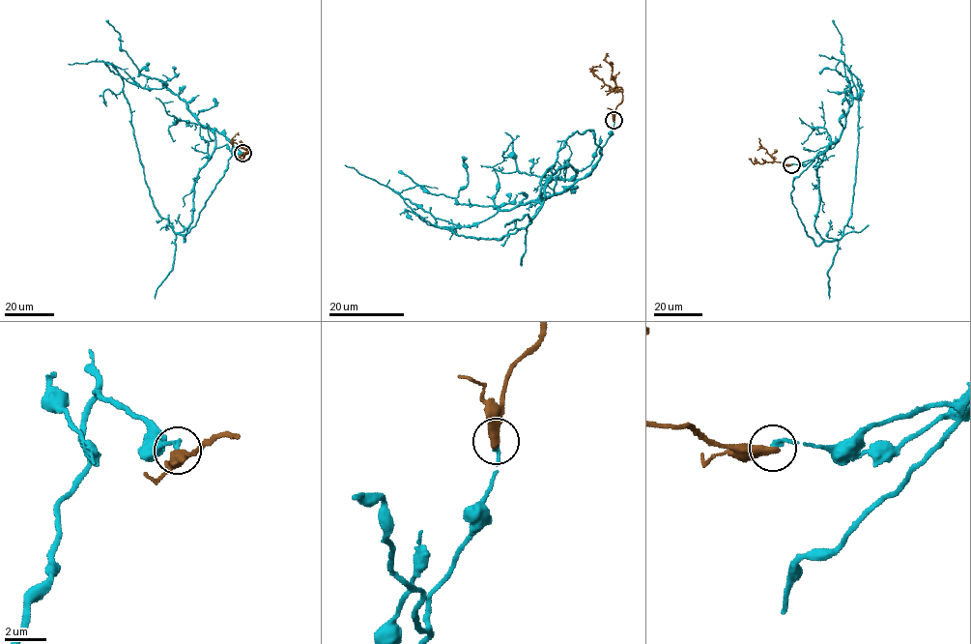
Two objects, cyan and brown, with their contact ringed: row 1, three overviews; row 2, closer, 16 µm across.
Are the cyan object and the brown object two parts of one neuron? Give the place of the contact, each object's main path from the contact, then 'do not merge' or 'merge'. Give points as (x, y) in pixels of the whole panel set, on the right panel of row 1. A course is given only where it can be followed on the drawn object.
place (791, 164); course cyan (791, 164), (814, 159), (838, 140), (852, 98), (862, 93), (859, 79), (843, 63), (856, 89), (859, 139); course brown (791, 164), (772, 161), (774, 159), (758, 138); do not merge

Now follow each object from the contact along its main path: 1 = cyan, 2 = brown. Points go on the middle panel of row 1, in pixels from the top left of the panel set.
1: (614, 119), (595, 168), (542, 200), (458, 227), (428, 224), (404, 201), (458, 236)
2: (614, 120), (614, 109), (622, 100), (622, 89), (615, 91), (594, 73), (592, 70), (600, 64)

